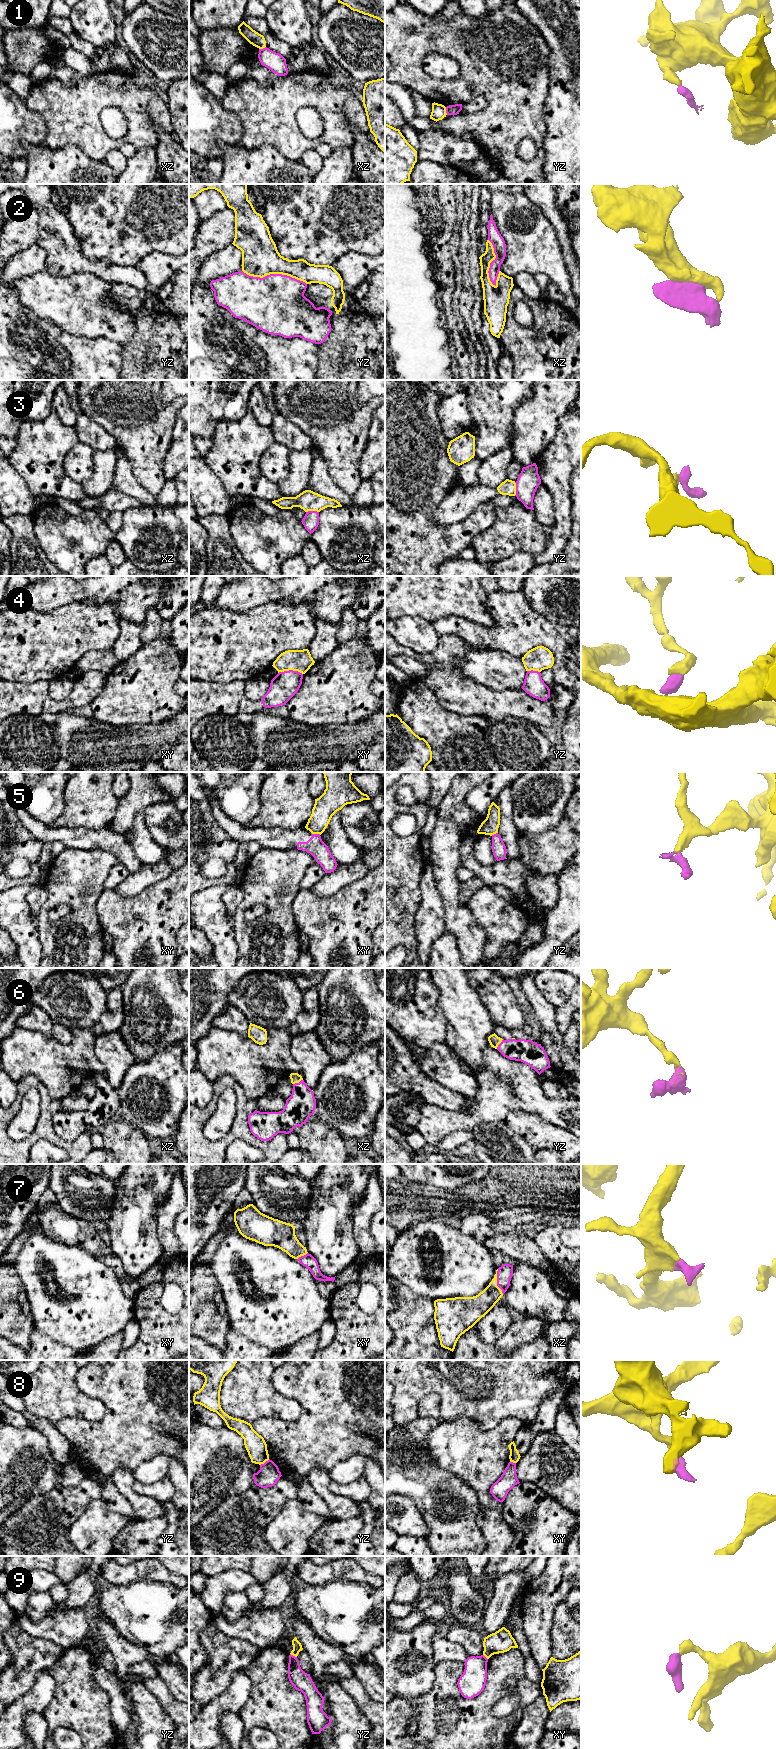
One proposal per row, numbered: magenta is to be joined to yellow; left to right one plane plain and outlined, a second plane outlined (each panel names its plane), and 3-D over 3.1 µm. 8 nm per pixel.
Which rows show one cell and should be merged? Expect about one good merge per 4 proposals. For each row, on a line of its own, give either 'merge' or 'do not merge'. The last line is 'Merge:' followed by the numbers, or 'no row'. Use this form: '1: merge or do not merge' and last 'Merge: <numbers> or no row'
1: do not merge
2: do not merge
3: do not merge
4: do not merge
5: do not merge
6: merge
7: merge
8: do not merge
9: do not merge
Merge: 6, 7

